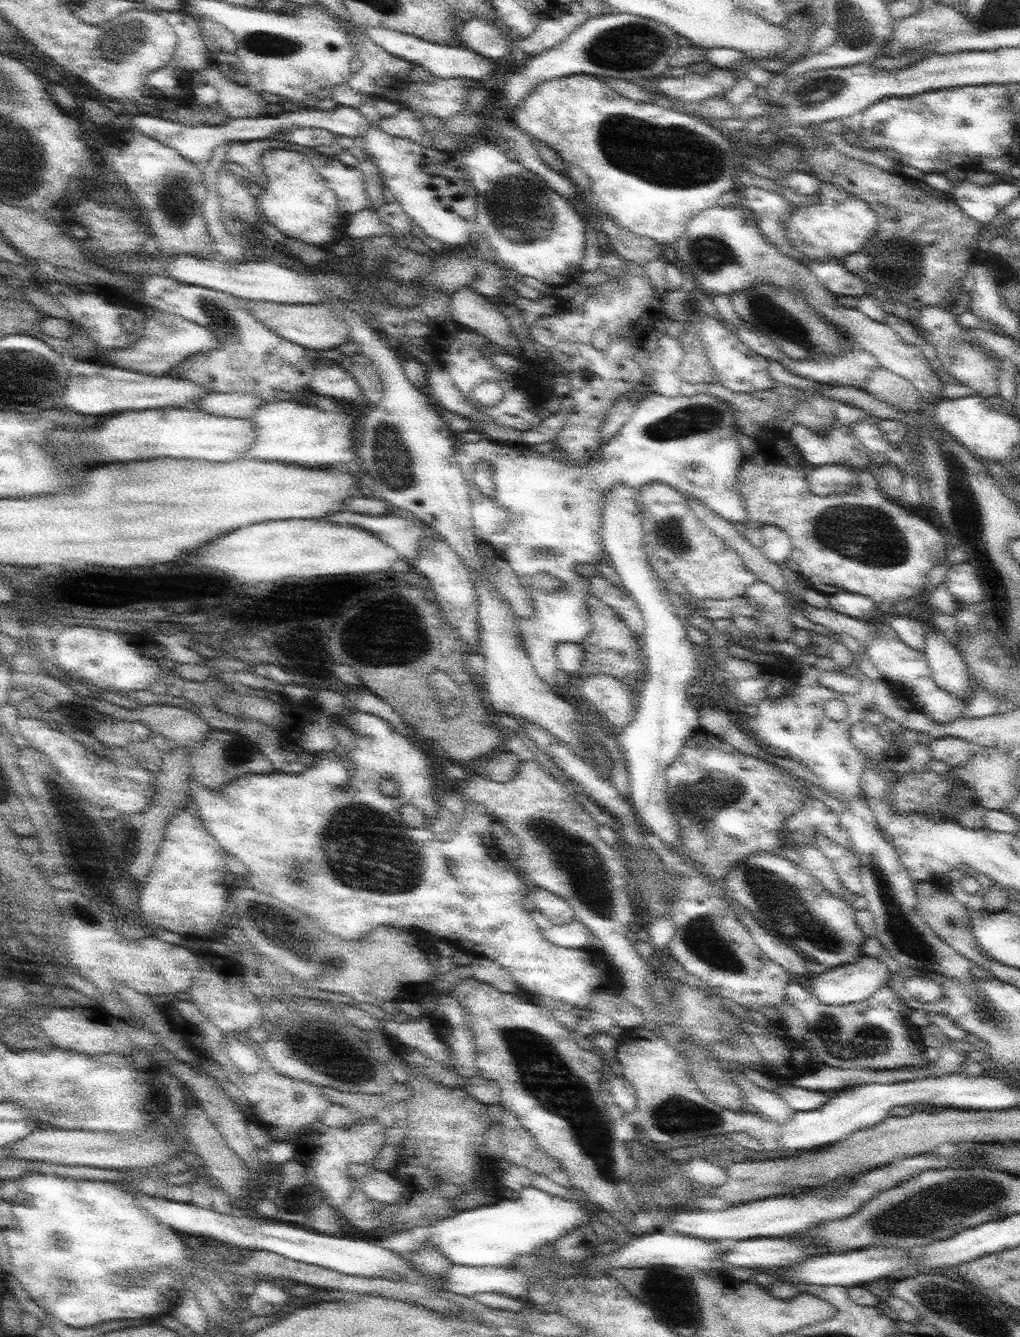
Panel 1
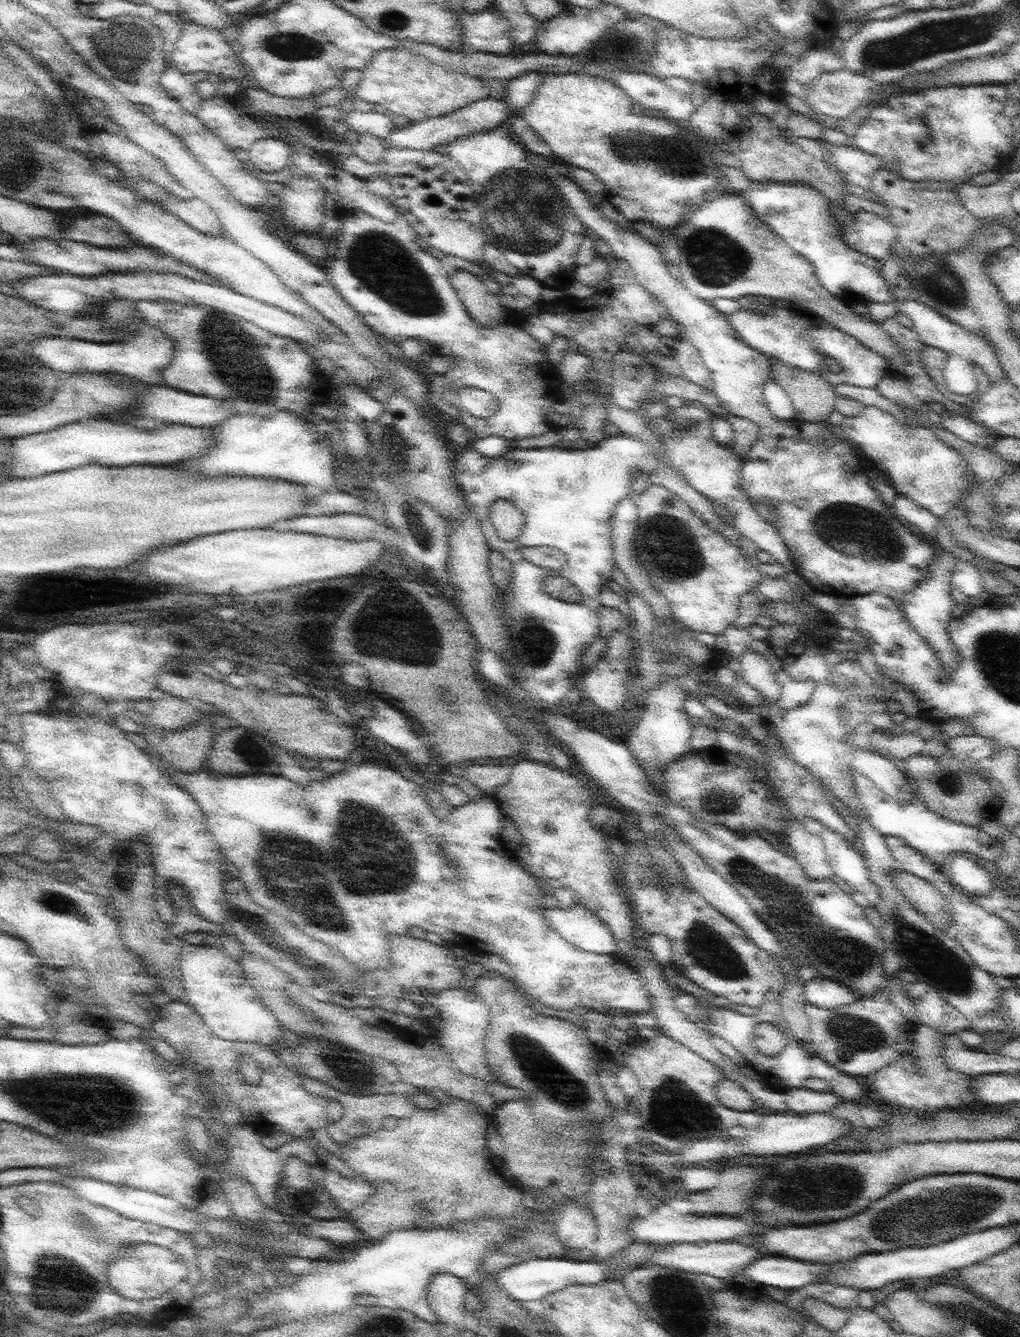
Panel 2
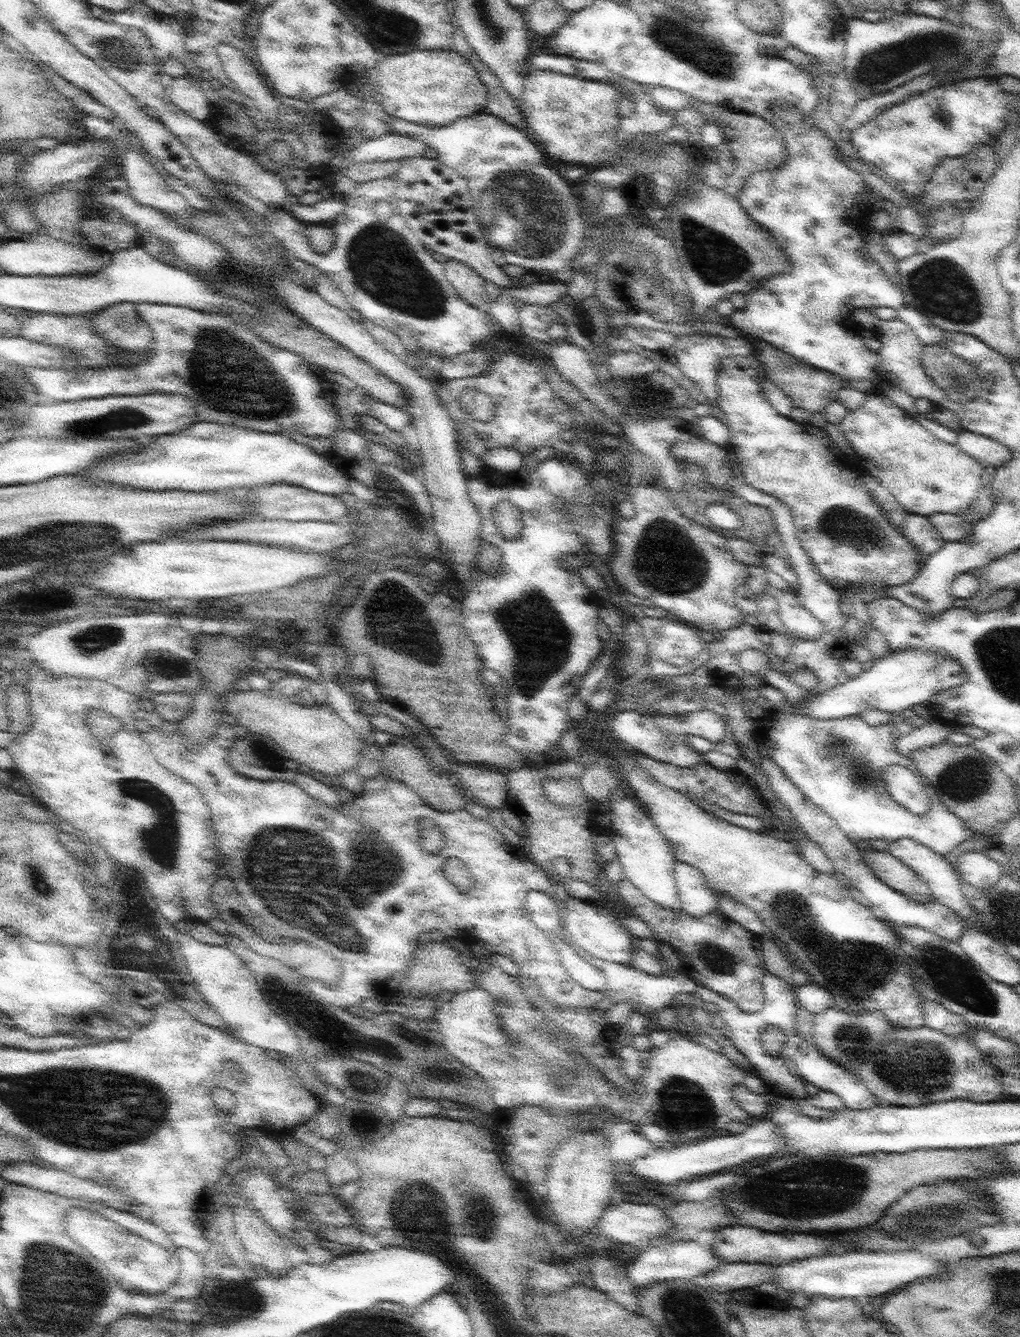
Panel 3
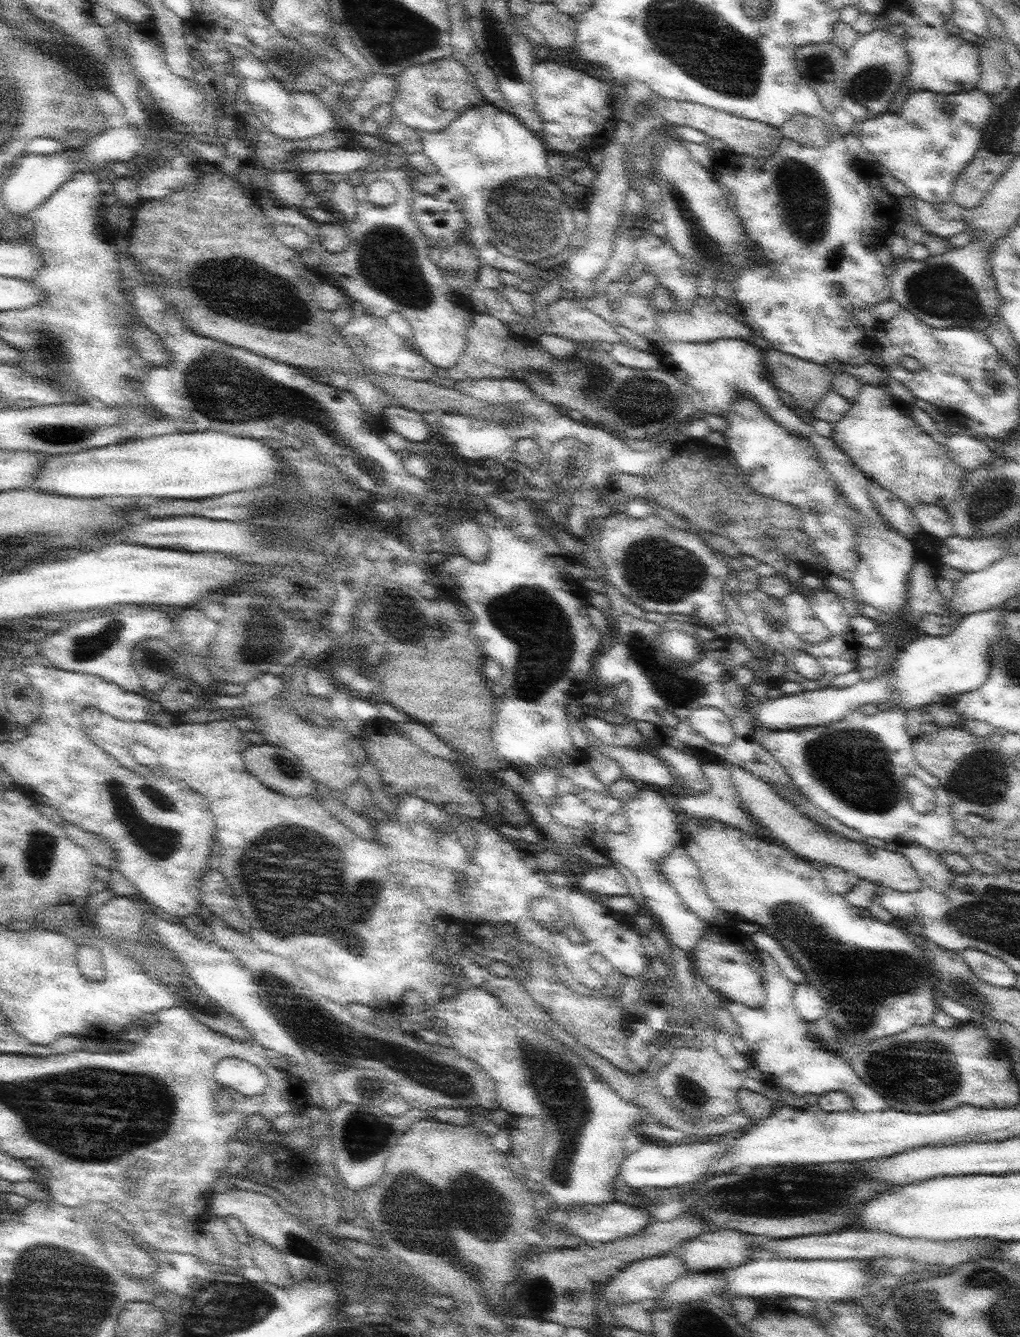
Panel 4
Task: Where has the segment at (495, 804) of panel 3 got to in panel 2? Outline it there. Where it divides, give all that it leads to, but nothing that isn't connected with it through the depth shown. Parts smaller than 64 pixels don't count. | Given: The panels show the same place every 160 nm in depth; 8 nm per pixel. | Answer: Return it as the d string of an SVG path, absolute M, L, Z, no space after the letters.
M490 763L488 765L470 766L463 778L472 782L483 794L493 796L498 787L506 784L510 780L512 768L510 765L496 765Z

